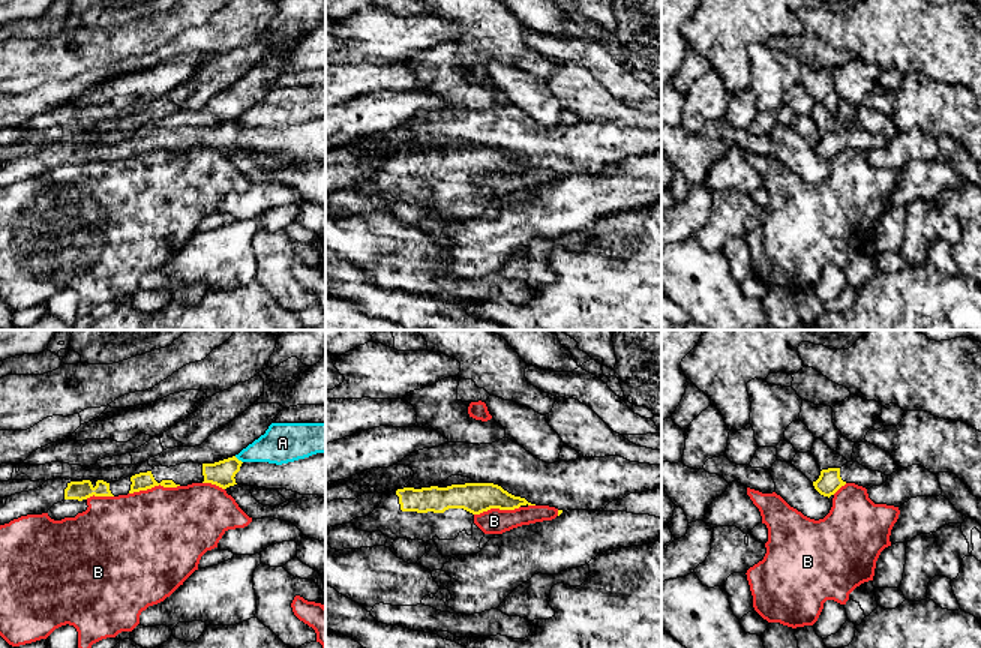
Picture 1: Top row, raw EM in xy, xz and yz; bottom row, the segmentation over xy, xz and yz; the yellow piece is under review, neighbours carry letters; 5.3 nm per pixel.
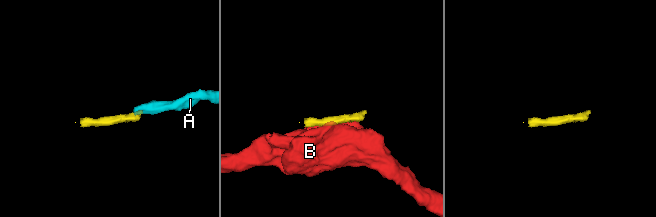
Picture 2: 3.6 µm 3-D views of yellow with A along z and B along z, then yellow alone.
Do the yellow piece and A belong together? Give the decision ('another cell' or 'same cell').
another cell

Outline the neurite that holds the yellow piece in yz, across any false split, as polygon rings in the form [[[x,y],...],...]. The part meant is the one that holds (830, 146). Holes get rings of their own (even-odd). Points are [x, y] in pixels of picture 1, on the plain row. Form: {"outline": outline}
{"outline": [[[848,126],[842,132],[822,134],[819,142],[813,146],[813,150],[820,159],[830,162],[846,147],[855,147],[870,153],[884,148],[886,144],[888,140],[879,135],[872,135],[858,126]]]}

